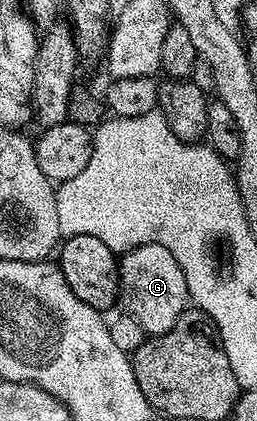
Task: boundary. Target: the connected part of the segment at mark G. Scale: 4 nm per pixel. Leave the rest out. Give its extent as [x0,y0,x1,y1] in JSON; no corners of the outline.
[118,243,190,336]

